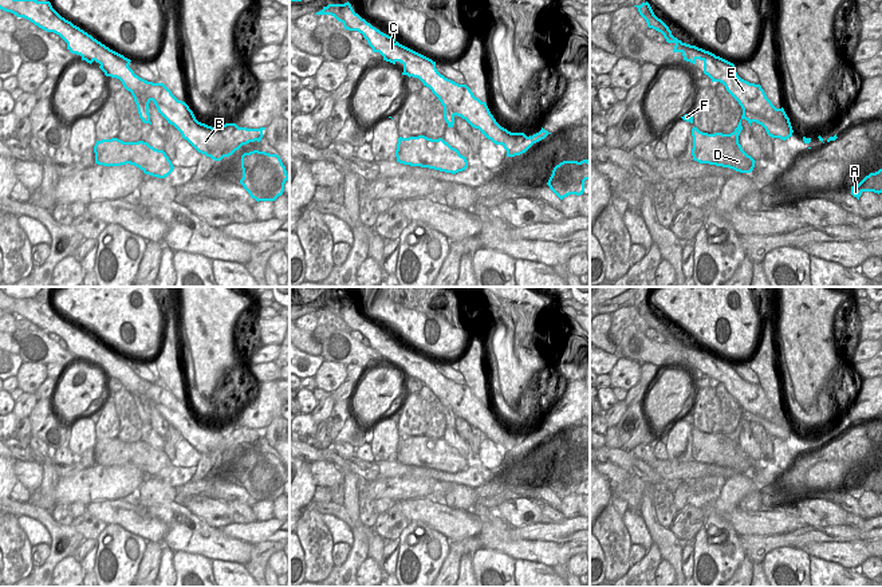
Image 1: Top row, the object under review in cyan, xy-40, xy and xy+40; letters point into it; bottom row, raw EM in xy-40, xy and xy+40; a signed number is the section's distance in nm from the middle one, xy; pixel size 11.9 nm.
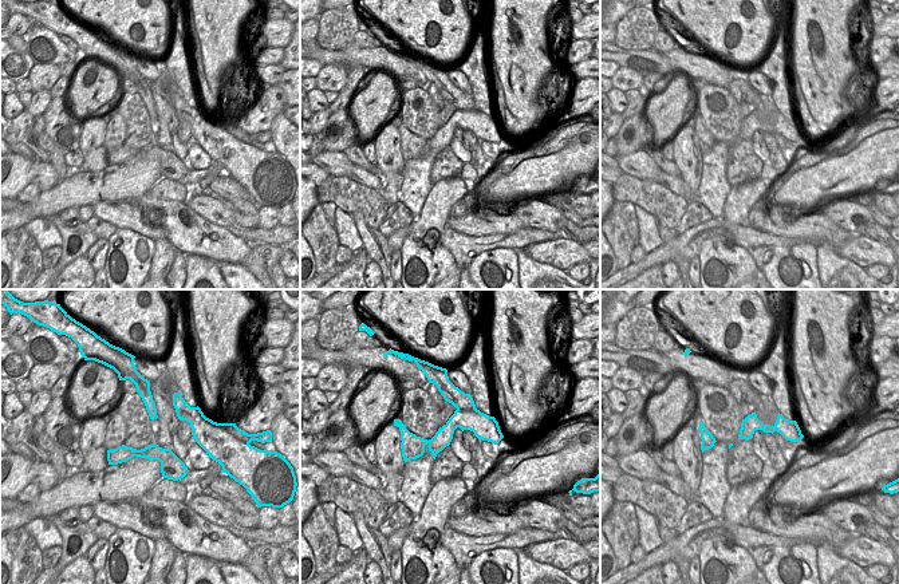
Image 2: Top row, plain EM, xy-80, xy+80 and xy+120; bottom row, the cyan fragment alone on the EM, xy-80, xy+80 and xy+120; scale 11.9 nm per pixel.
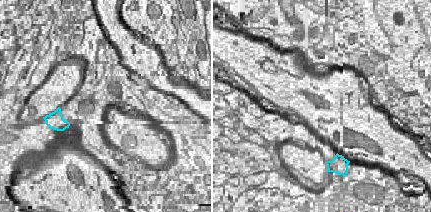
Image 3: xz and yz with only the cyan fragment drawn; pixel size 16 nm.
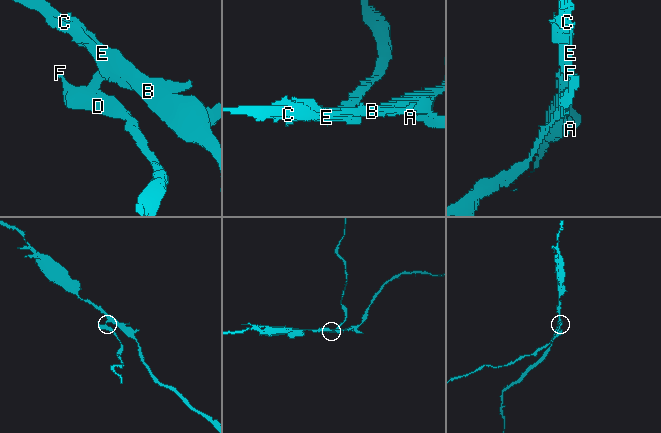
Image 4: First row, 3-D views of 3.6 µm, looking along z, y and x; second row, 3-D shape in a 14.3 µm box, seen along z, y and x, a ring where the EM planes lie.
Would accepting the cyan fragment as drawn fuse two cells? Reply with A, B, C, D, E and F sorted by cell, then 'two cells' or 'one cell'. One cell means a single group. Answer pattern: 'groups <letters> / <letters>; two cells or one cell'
groups A B C E / D F; two cells

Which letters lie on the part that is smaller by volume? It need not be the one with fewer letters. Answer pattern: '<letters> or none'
D, F

